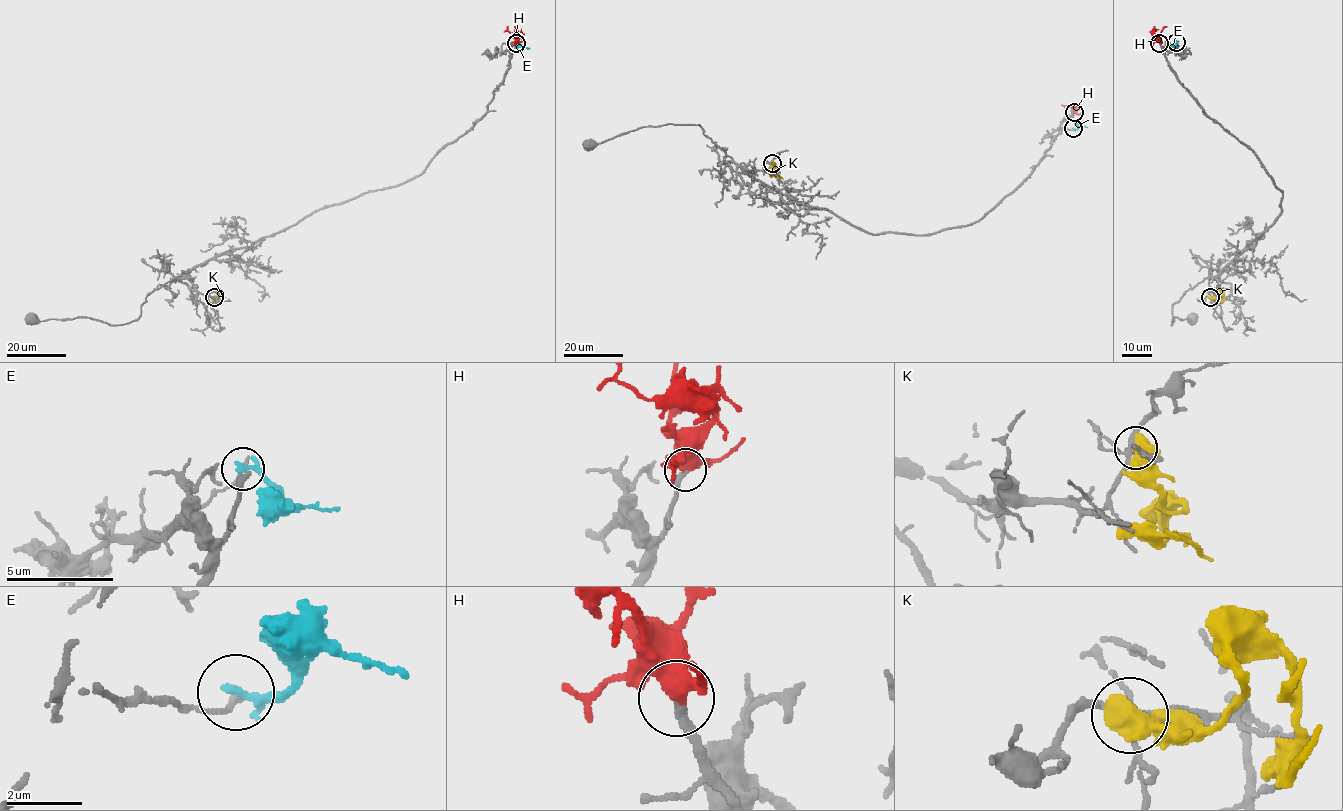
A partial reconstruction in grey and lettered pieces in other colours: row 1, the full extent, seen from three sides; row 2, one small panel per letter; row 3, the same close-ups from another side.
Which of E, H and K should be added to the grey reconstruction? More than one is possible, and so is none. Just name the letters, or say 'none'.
H

